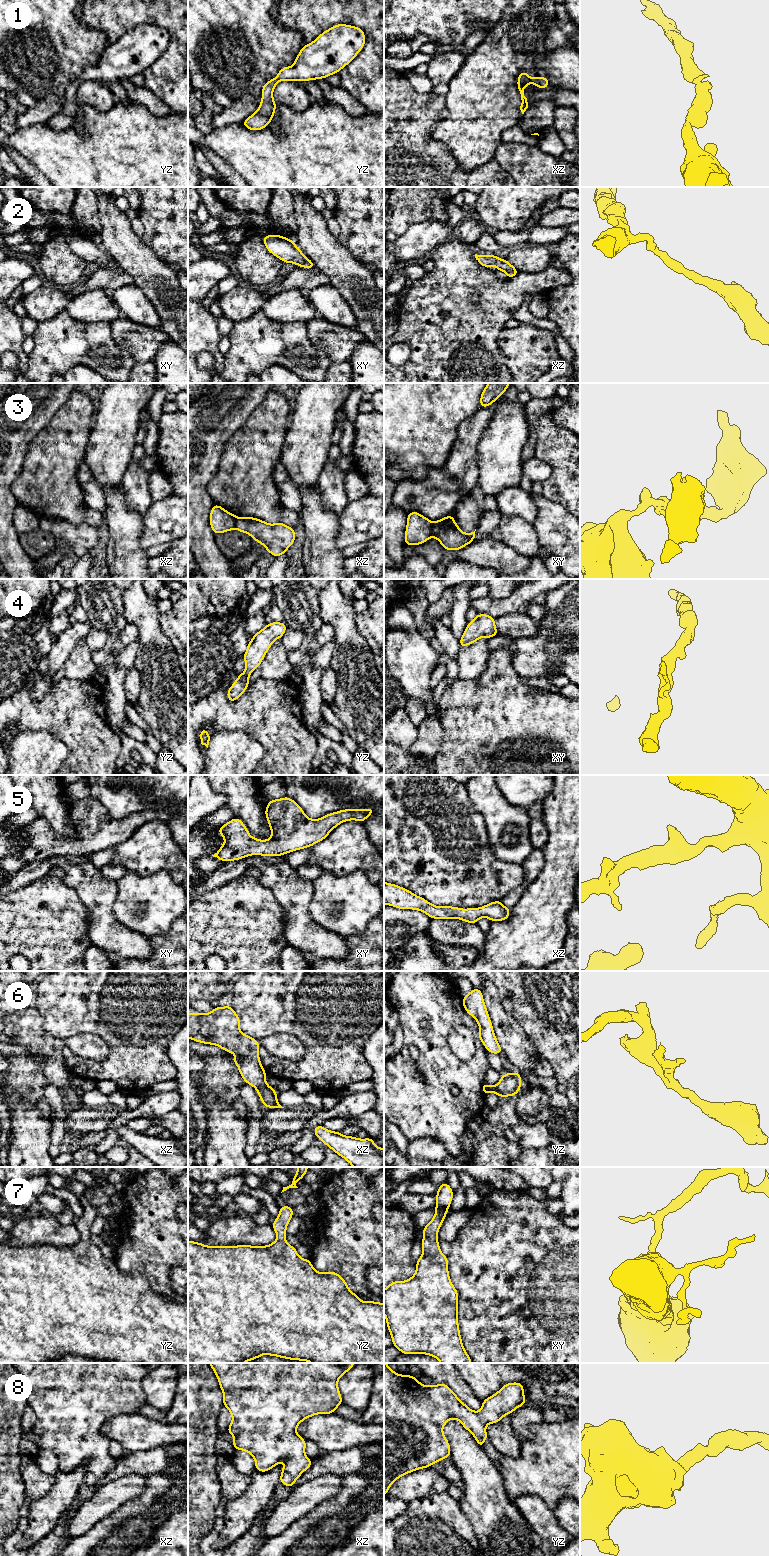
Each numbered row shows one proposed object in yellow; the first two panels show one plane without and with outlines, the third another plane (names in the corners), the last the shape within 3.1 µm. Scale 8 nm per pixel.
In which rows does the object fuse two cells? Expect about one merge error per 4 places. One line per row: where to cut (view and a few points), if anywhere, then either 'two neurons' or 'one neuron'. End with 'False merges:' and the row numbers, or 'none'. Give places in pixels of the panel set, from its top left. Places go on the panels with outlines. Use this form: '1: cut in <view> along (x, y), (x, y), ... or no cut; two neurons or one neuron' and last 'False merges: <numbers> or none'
1: no cut; one neuron
2: no cut; one neuron
3: cut in xy along (433, 523), (431, 536); two neurons
4: no cut; one neuron
5: no cut; one neuron
6: no cut; one neuron
7: no cut; one neuron
8: no cut; one neuron
False merges: 3

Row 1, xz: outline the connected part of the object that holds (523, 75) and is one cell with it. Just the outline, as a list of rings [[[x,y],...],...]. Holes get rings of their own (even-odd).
[[[527,71],[521,72],[517,77],[517,81],[518,81],[517,89],[521,94],[521,100],[522,100],[520,110],[522,114],[524,114],[524,112],[530,107],[527,98],[524,96],[524,88],[528,84],[532,83],[535,84],[536,87],[539,89],[545,89],[549,86],[550,82],[547,77],[536,76],[529,78]]]

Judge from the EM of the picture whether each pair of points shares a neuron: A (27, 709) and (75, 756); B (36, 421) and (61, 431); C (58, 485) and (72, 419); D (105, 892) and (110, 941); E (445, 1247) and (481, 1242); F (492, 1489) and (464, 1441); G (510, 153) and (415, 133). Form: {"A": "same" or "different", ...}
{"A": "same", "B": "different", "C": "same", "D": "same", "E": "different", "F": "same", "G": "different"}

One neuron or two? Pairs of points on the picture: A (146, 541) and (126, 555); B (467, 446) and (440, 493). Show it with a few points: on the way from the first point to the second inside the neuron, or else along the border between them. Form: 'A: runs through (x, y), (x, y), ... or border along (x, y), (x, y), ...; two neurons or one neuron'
A: border along (144, 523), (139, 545), (145, 550); two neurons
B: runs through (463, 458), (462, 463), (448, 477), (448, 481); one neuron

